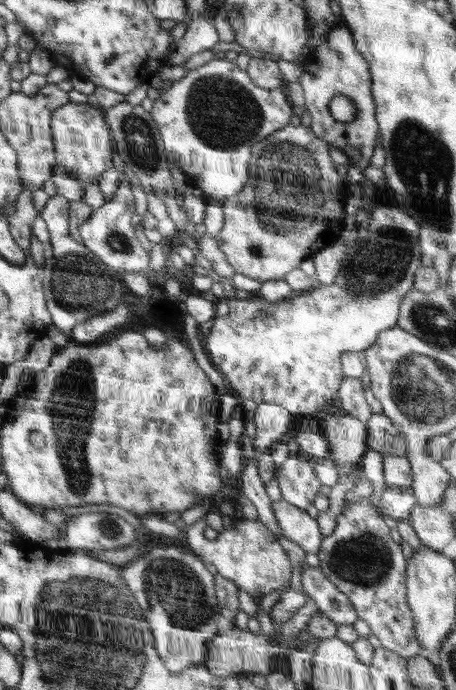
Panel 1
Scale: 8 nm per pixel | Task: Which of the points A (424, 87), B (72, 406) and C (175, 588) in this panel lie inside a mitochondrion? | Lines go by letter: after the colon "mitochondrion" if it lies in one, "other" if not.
A: other
B: mitochondrion
C: mitochondrion

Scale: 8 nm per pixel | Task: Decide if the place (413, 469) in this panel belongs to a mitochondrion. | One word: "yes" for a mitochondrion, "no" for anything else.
no

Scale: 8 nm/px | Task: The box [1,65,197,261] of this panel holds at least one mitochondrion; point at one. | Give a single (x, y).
(139, 138)

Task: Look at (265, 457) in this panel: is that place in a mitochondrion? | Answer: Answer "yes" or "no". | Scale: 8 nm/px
no

